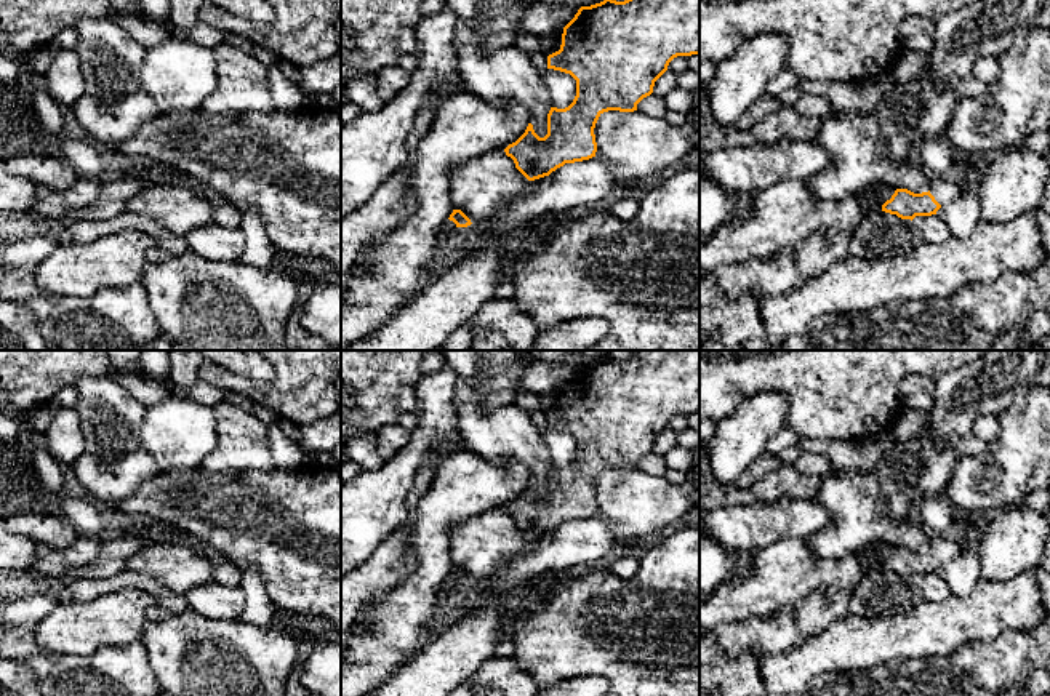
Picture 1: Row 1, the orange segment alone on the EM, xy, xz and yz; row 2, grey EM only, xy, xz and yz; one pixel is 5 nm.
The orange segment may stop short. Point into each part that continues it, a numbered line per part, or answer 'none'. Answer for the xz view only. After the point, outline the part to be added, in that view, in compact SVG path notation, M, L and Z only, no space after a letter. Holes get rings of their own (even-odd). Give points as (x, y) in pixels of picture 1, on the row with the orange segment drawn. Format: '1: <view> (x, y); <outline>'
1: xz (447, 236); M447 219L437 237L439 253L447 253L453 246L459 234L459 229L461 227L458 227L453 221Z

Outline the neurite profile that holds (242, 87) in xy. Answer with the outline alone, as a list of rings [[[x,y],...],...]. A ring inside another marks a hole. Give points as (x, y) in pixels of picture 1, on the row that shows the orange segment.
[[[222,43],[214,50],[216,90],[200,109],[210,115],[272,112],[267,69],[251,53]]]

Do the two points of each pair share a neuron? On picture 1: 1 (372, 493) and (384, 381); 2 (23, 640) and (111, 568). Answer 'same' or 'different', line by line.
1: different
2: different

